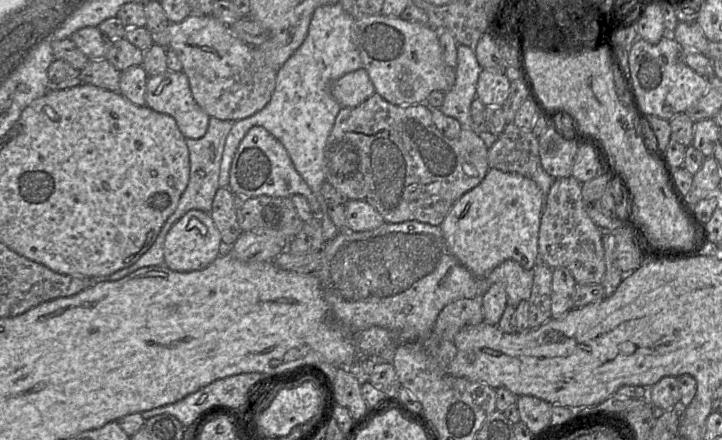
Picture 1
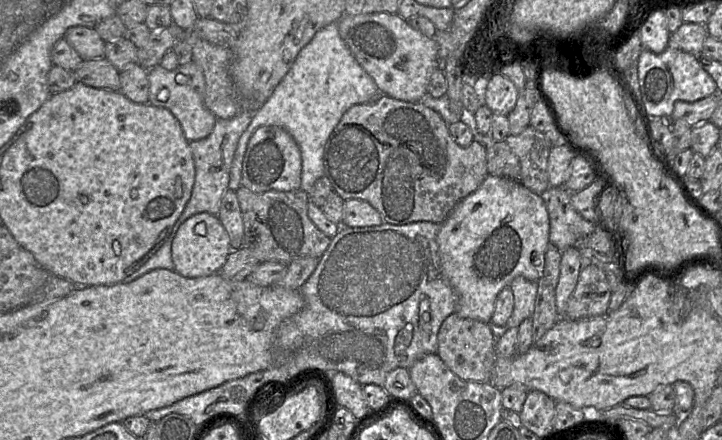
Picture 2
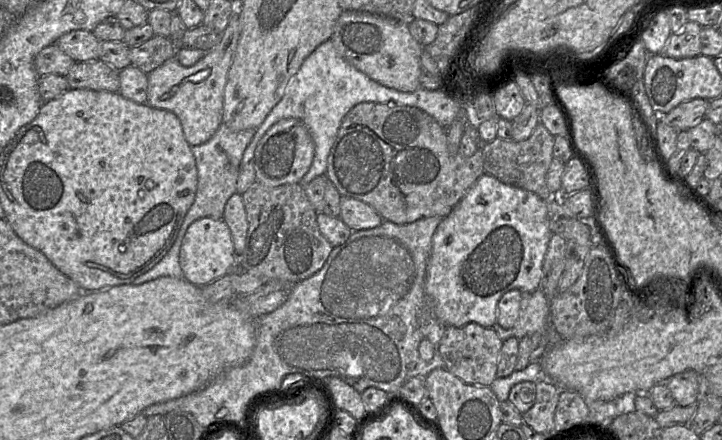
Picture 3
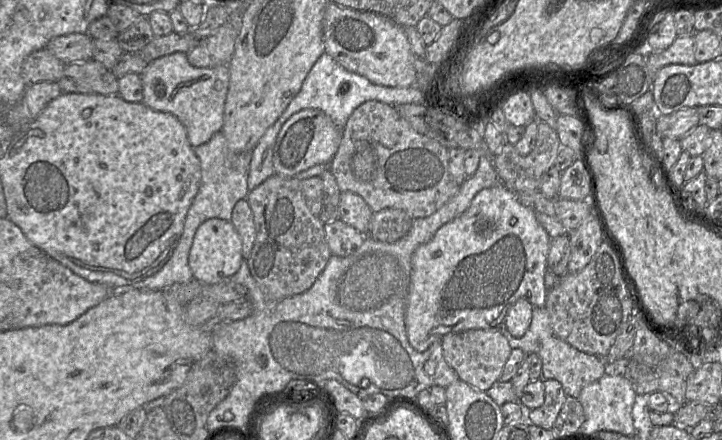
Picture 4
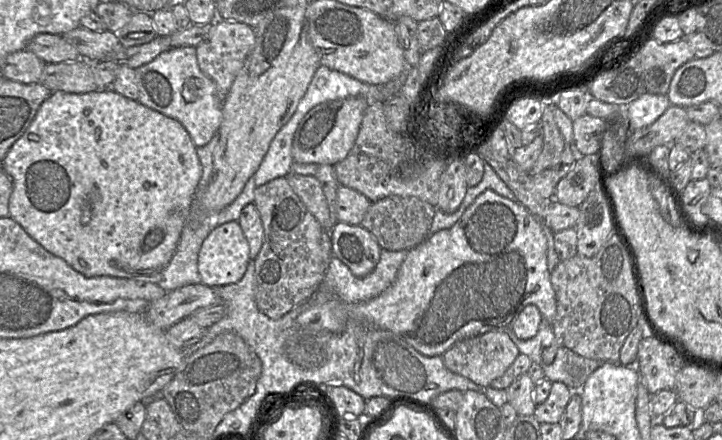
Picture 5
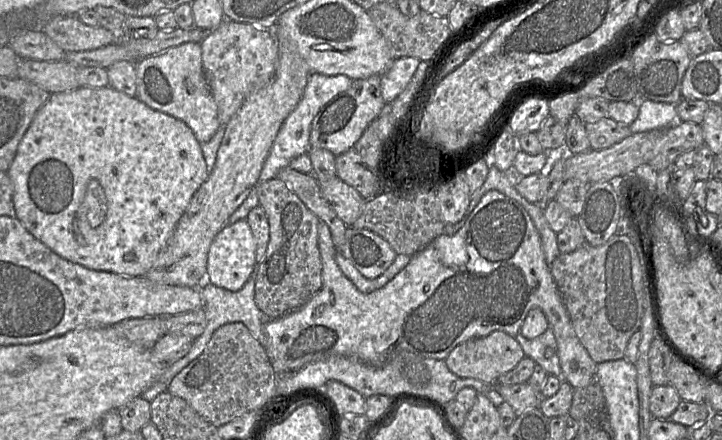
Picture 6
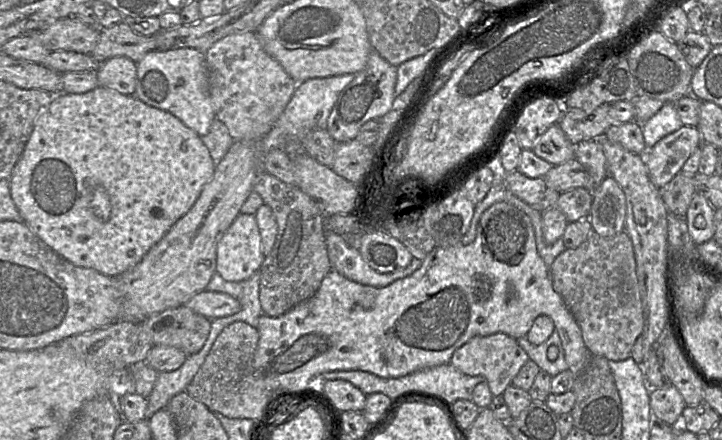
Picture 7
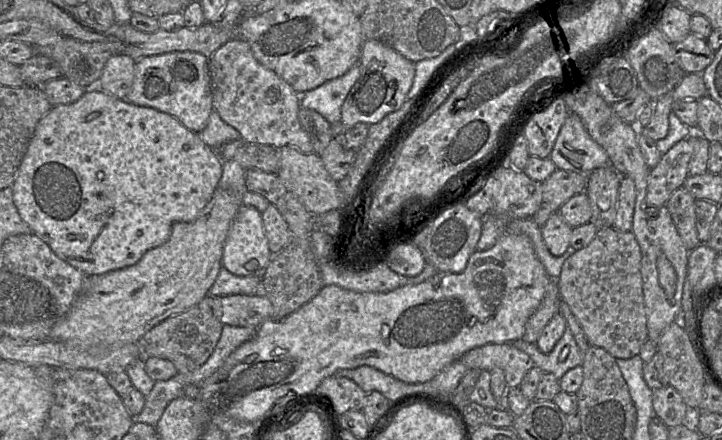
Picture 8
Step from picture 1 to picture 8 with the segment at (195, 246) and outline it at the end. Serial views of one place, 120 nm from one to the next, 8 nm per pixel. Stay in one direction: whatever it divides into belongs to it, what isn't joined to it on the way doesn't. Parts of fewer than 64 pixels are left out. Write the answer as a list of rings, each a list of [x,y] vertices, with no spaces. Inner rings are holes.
[[[241,205],[223,247],[222,266],[236,276],[262,274],[271,259],[262,213]]]

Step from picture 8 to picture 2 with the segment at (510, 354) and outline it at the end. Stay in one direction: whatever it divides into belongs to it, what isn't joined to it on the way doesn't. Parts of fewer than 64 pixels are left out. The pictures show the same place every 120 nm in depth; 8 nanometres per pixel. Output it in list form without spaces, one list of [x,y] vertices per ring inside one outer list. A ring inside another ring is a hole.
[[[450,314],[441,324],[437,335],[437,355],[460,379],[491,382],[492,368],[496,360],[496,338],[489,324]]]

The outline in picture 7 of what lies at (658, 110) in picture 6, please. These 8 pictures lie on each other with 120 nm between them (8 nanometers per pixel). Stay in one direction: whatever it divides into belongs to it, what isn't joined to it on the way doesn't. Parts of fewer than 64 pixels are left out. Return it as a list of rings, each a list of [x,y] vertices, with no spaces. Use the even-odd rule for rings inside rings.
[[[665,103],[659,111],[648,119],[642,126],[647,150],[659,140],[680,129],[683,125],[677,115],[674,103]]]

